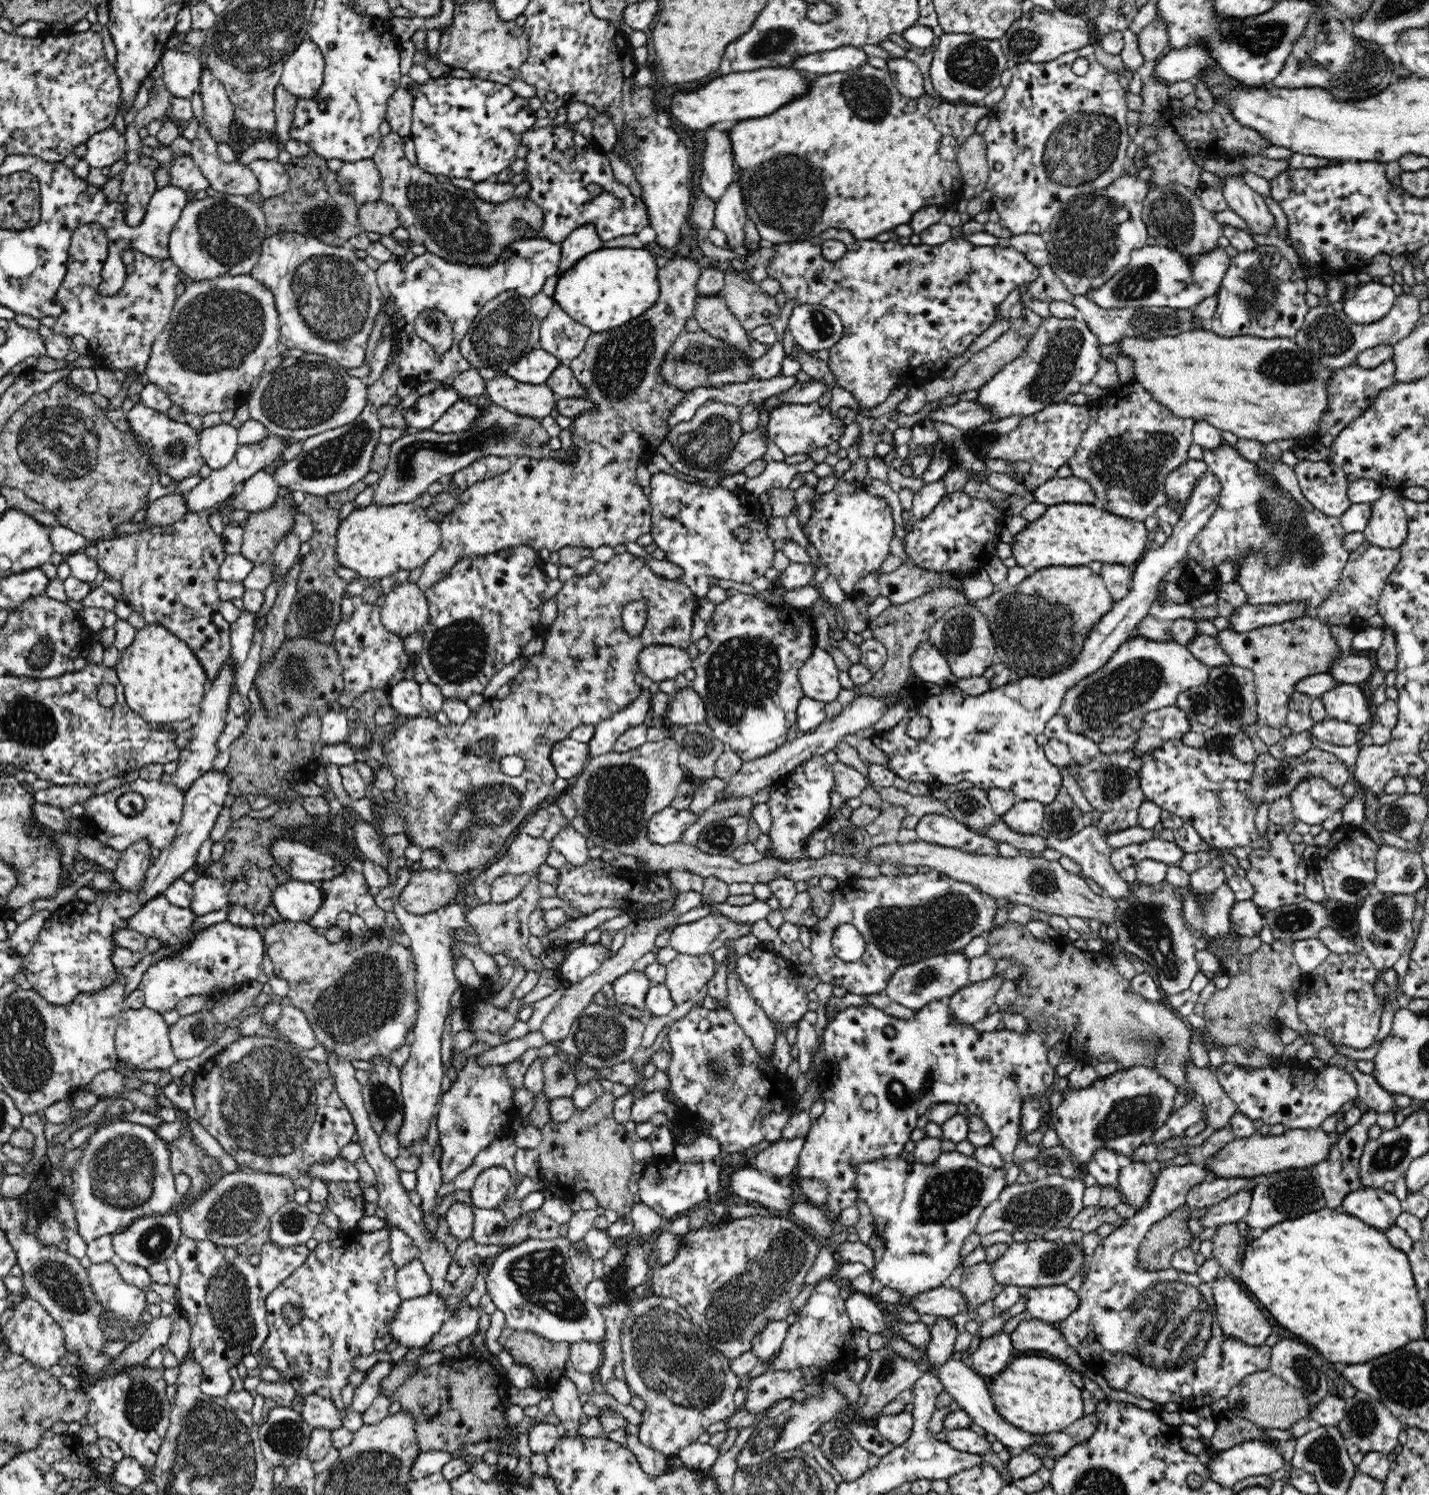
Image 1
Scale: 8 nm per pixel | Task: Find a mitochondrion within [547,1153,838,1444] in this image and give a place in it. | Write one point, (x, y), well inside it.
(669, 1359)

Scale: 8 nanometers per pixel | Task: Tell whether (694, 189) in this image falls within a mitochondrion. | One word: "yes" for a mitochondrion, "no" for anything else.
no

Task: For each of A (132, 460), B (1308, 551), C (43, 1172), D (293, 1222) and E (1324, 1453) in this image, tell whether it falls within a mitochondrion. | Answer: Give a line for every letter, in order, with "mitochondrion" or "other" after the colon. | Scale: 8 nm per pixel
A: other
B: mitochondrion
C: other
D: mitochondrion
E: mitochondrion

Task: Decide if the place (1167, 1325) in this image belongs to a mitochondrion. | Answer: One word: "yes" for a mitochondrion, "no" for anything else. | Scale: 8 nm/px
yes

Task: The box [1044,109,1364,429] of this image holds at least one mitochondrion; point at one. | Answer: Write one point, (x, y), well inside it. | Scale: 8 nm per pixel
(1088, 237)

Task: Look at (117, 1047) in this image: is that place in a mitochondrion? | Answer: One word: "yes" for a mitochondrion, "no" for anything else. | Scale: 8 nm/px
no

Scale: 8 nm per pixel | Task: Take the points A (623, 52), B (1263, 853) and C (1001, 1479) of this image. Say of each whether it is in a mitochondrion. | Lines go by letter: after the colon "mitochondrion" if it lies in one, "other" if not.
A: other
B: other
C: other

